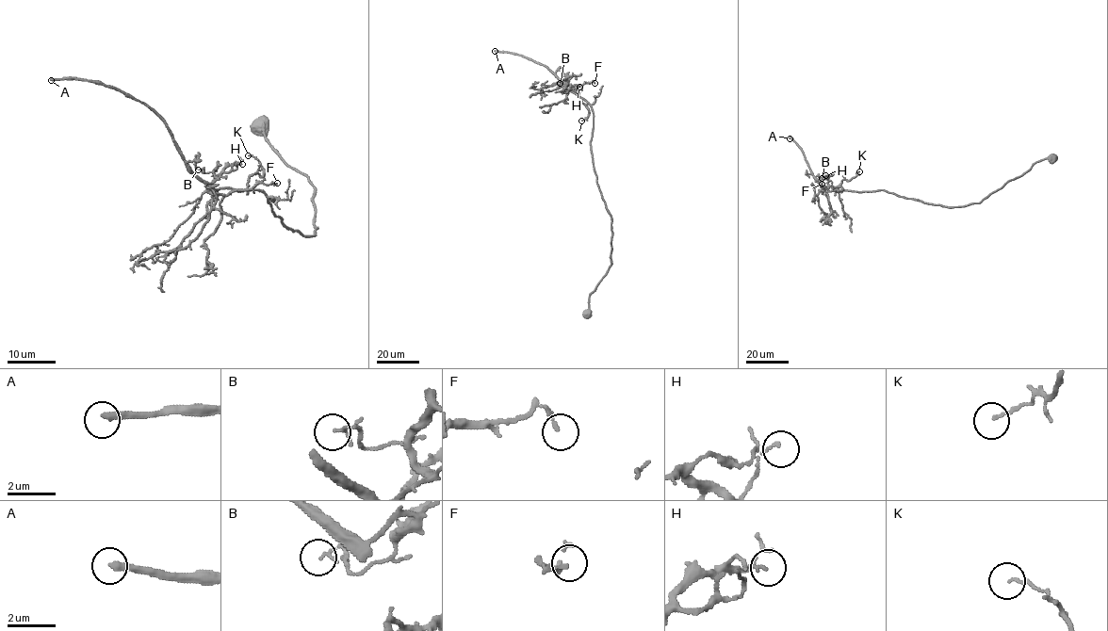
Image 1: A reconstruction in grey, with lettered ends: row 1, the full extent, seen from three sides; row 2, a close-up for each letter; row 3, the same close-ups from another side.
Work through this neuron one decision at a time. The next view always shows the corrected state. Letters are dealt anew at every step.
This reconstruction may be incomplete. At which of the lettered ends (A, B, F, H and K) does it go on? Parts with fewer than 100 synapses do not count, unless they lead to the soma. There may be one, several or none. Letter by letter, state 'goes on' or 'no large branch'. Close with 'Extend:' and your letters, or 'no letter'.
A: goes on
B: no large branch
F: no large branch
H: no large branch
K: no large branch
Extend: A

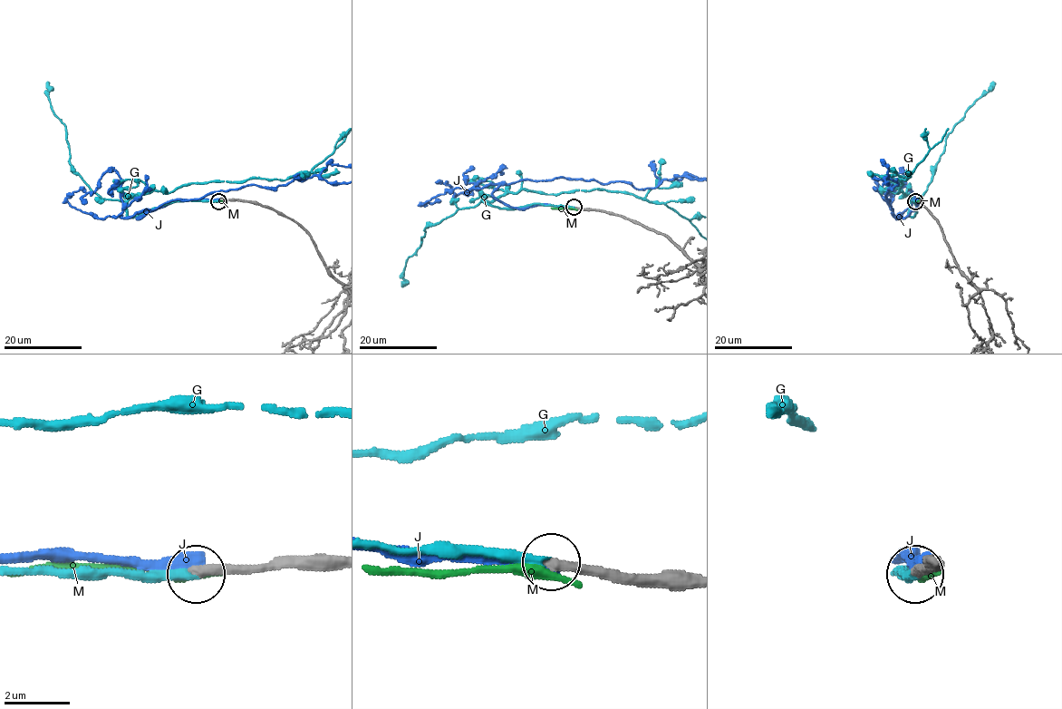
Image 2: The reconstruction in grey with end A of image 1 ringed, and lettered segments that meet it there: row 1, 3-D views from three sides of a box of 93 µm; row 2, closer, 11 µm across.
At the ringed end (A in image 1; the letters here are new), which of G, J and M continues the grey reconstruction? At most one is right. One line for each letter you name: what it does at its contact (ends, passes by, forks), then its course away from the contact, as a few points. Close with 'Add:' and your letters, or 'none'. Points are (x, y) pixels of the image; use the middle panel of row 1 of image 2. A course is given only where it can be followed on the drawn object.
G: it ends there
Add: G

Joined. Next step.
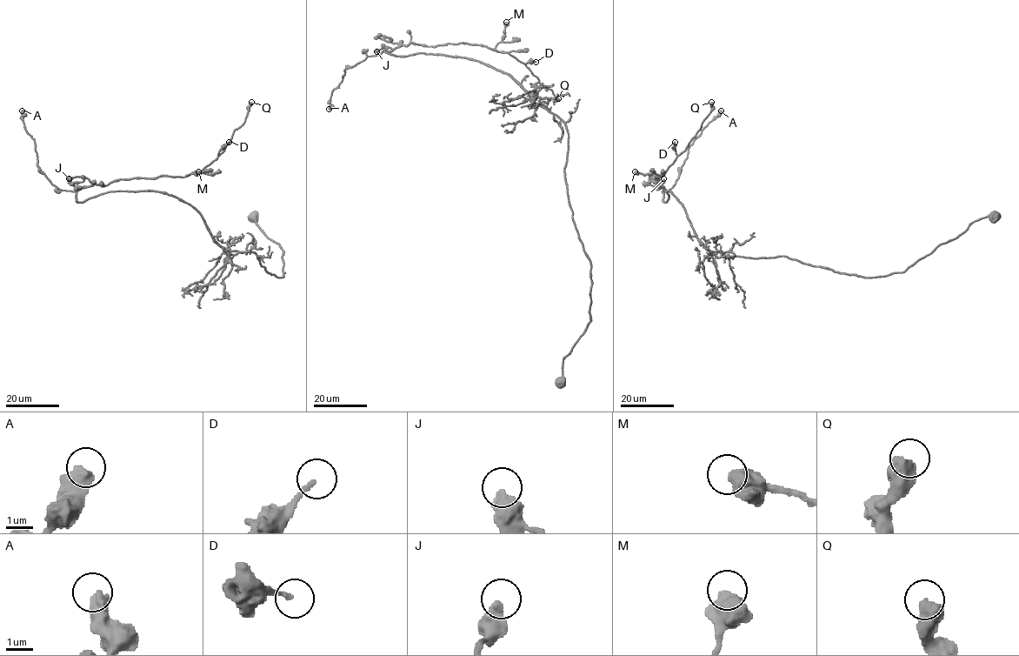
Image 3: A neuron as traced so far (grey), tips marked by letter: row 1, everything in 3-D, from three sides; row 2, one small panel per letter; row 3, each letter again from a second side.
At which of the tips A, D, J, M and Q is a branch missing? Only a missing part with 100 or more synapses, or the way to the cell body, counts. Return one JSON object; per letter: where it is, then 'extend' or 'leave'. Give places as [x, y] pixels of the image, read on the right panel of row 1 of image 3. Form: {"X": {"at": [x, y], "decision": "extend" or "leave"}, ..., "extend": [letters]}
{"A": {"at": [721, 110], "decision": "leave"}, "D": {"at": [675, 142], "decision": "leave"}, "J": {"at": [663, 178], "decision": "leave"}, "M": {"at": [635, 171], "decision": "leave"}, "Q": {"at": [711, 102], "decision": "leave"}, "extend": []}

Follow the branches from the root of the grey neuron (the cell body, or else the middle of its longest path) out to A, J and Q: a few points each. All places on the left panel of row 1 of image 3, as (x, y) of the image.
A: (252, 216), (283, 251), (283, 277), (225, 251), (173, 196), (77, 201), (37, 165), (22, 110)
J: (252, 216), (283, 251), (283, 277), (225, 251), (173, 196), (77, 201), (84, 187), (69, 178)
Q: (252, 216), (283, 251), (283, 277), (225, 251), (173, 196), (76, 200), (93, 184), (200, 172), (251, 102)

